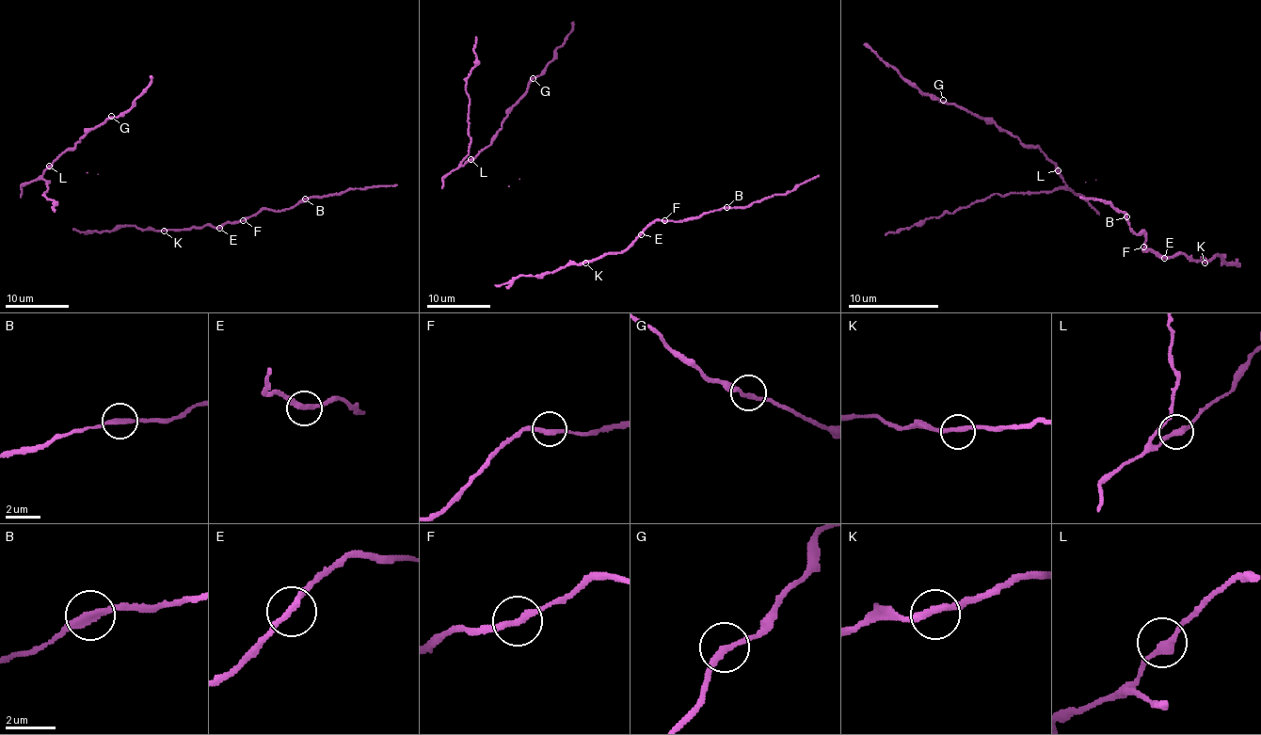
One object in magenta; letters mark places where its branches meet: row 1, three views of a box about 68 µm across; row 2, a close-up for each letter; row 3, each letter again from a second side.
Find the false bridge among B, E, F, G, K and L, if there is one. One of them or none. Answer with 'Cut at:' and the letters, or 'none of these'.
Cut at: none of these

